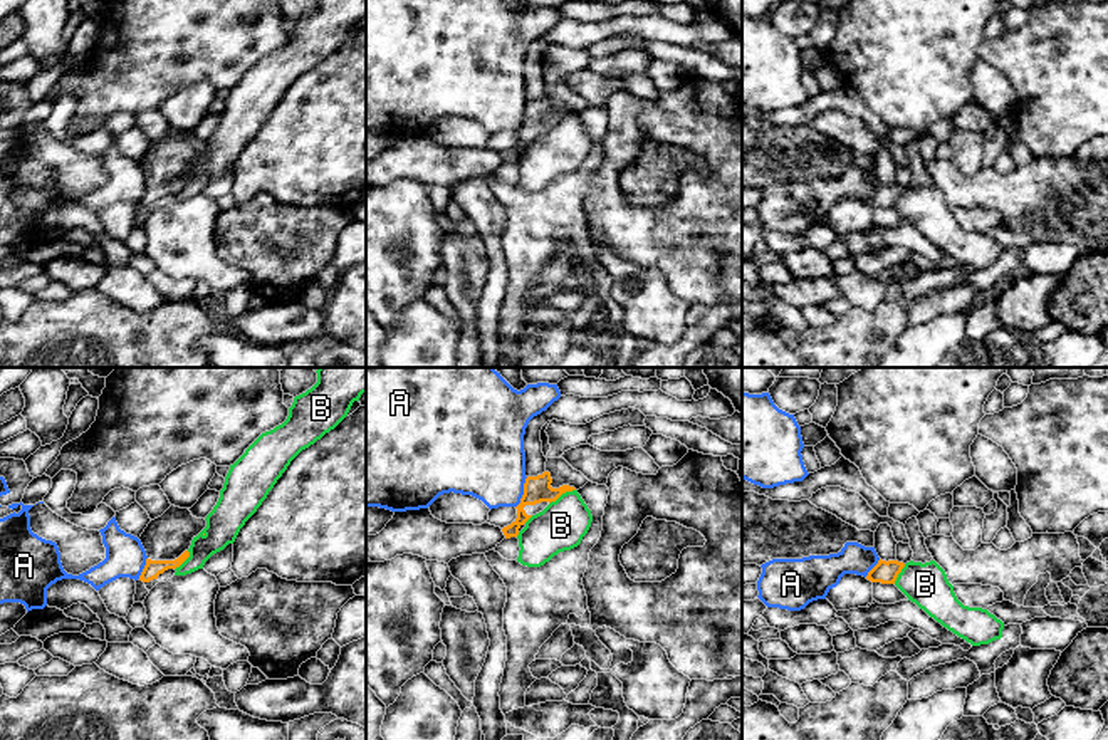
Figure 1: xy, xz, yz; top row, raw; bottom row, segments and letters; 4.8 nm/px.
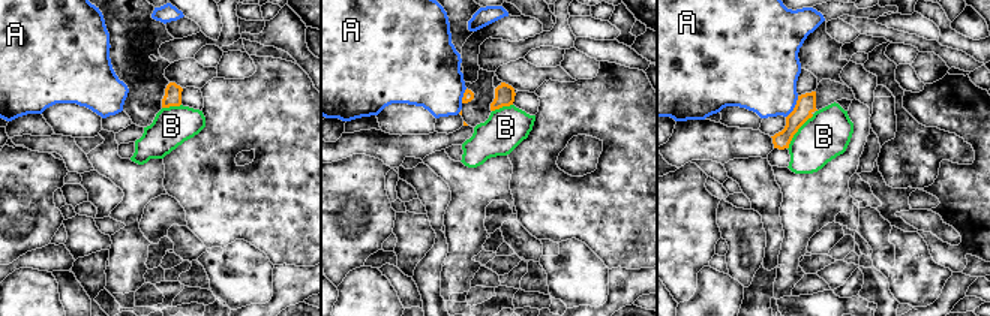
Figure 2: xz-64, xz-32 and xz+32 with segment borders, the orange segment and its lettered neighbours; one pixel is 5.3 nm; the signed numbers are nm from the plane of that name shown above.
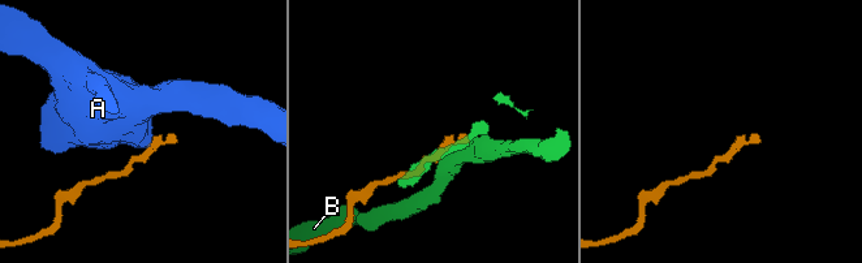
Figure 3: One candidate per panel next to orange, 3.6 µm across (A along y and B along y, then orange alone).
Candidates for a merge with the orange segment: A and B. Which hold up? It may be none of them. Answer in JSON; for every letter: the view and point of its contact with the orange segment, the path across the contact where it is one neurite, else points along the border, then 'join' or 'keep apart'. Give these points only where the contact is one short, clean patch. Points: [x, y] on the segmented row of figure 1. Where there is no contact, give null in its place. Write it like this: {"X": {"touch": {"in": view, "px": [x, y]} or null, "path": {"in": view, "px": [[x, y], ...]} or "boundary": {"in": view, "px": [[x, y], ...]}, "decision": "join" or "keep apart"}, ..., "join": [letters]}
{"A": {"touch": {"in": "xz", "px": [524, 492]}, "boundary": {"in": "xz", "px": [[527, 477], [521, 502], [516, 507]]}, "decision": "keep apart"}, "B": {"touch": {"in": "xz", "px": [561, 494]}, "decision": "keep apart"}, "join": []}

